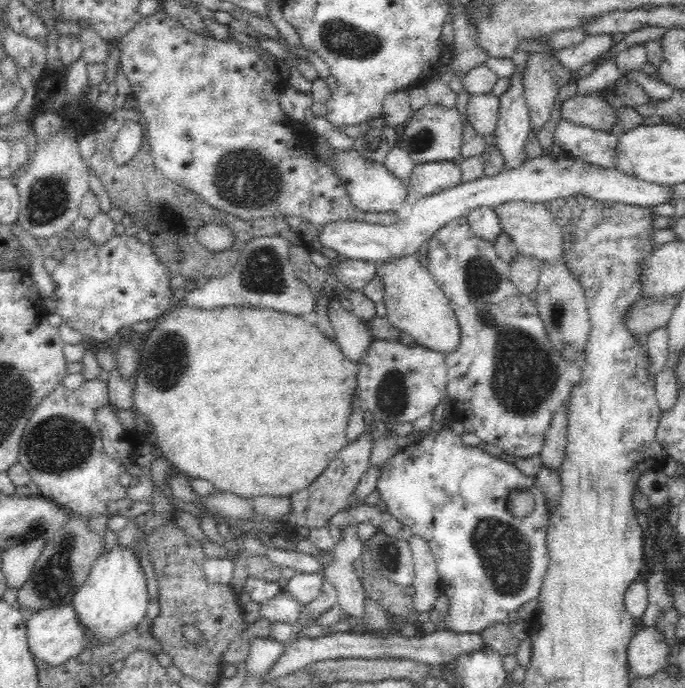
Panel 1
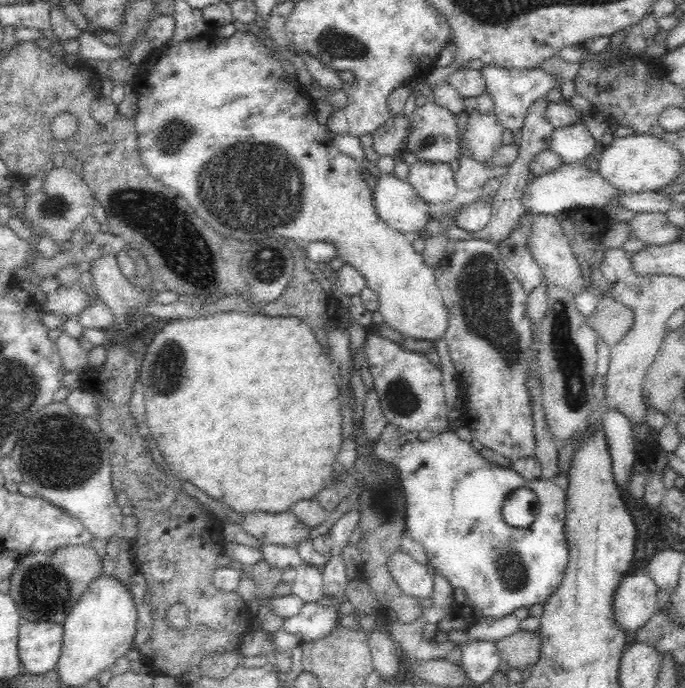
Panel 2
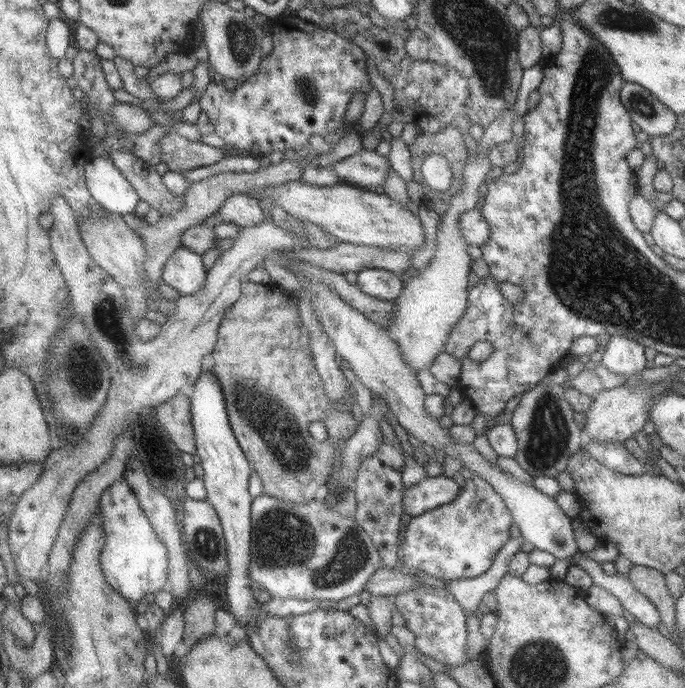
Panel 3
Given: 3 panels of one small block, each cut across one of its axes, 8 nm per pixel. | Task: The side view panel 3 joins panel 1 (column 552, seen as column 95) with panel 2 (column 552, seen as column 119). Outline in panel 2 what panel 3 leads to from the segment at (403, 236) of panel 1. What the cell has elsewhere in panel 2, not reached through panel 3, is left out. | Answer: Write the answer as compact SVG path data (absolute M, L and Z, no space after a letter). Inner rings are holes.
M581 163L564 164L554 172L546 172L542 176L532 176L526 187L523 204L532 214L558 215L573 211L601 210L608 204L616 204L616 196L620 191L608 185L597 172L584 169Z

